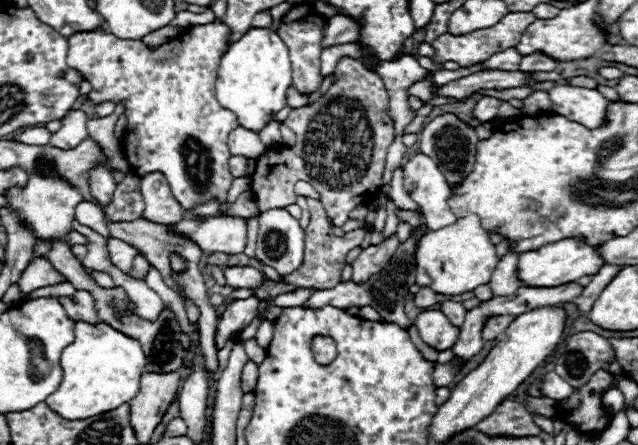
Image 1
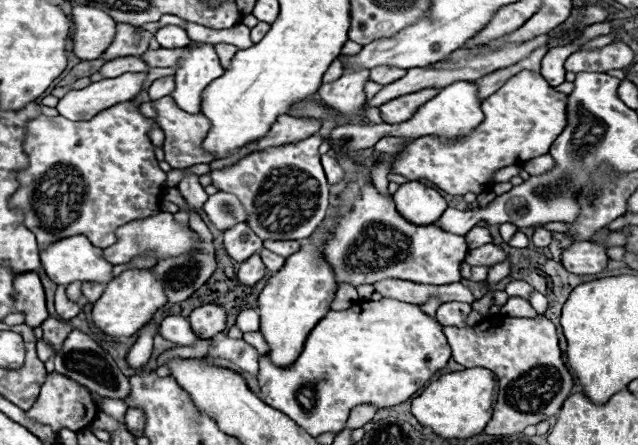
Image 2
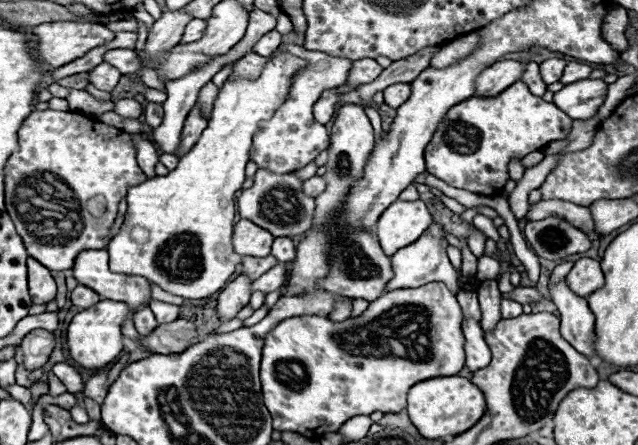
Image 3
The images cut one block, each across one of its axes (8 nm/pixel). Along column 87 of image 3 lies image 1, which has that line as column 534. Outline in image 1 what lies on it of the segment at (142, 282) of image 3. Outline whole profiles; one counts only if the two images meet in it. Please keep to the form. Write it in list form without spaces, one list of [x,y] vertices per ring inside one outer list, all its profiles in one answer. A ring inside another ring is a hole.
[[[566,238],[538,250],[524,252],[518,260],[518,276],[524,286],[538,286],[538,288],[554,288],[568,282],[576,282],[582,276],[594,276],[606,264],[604,258],[598,254],[598,248],[602,244],[604,242],[586,244],[584,240],[578,238]]]

